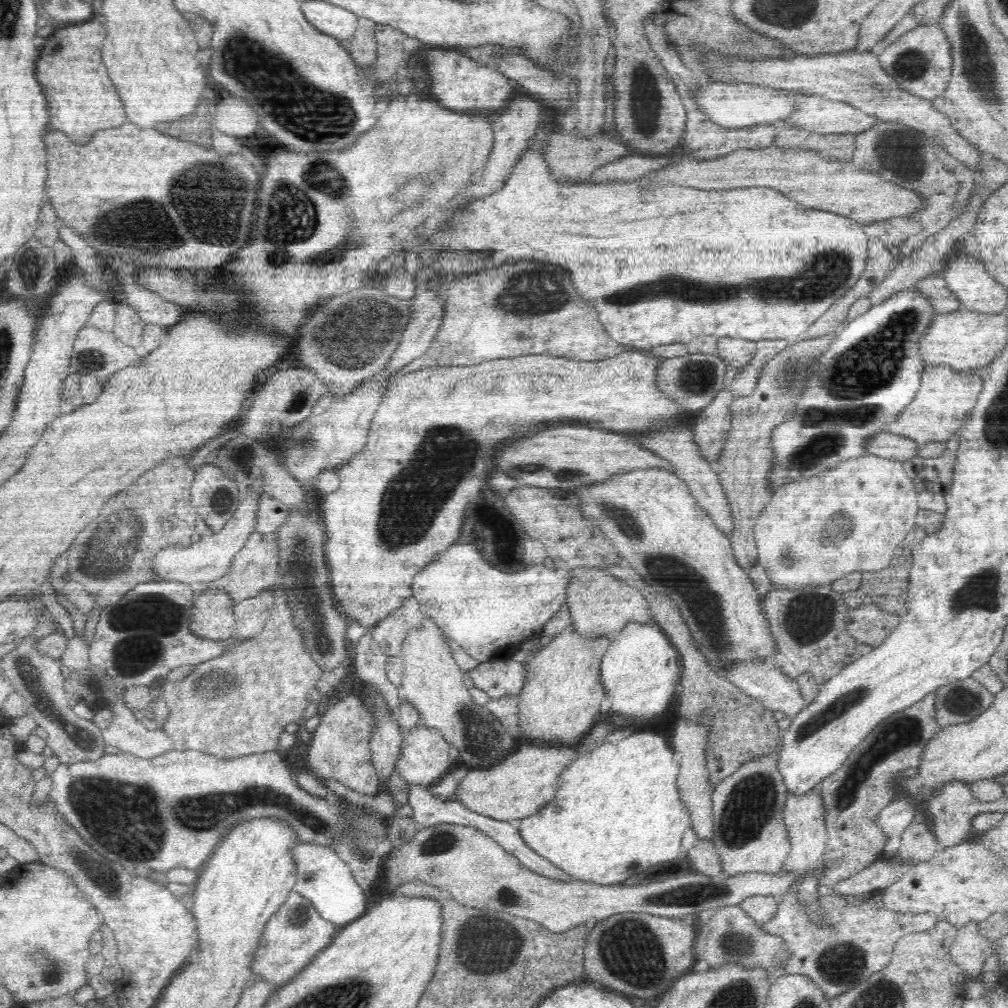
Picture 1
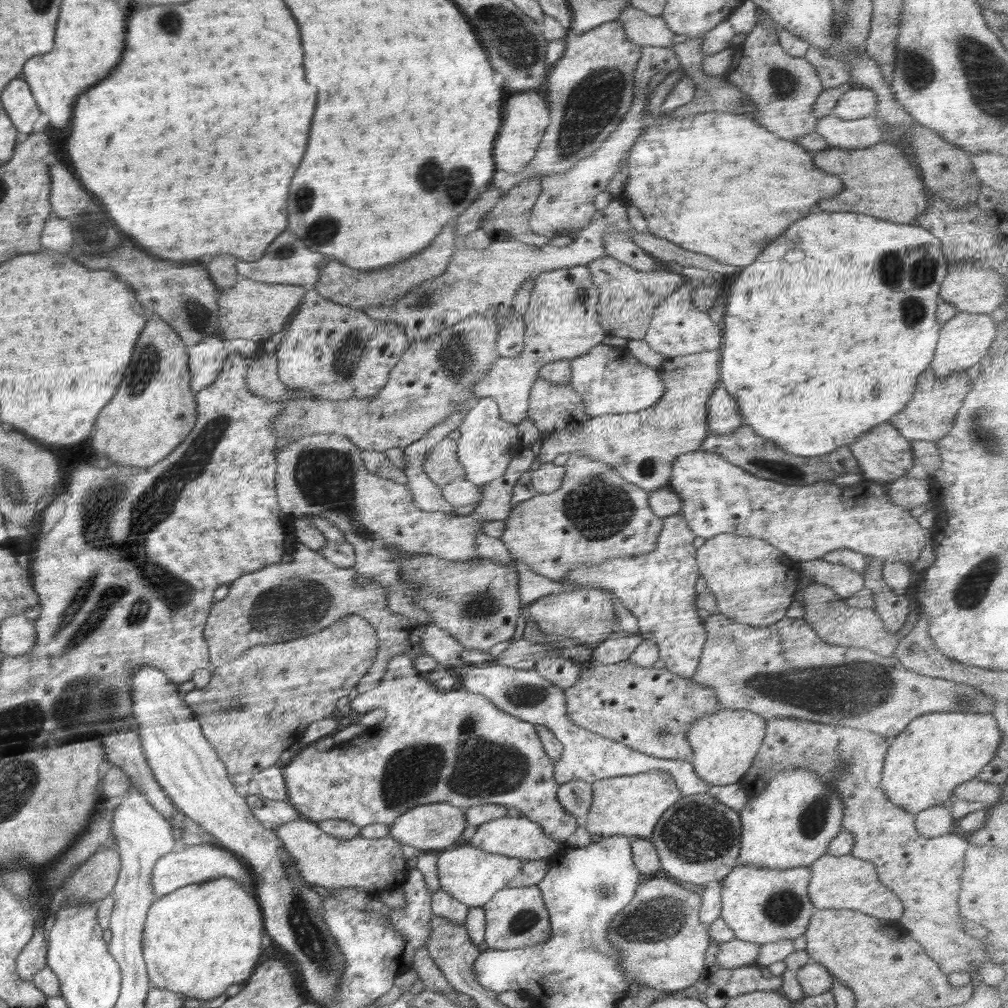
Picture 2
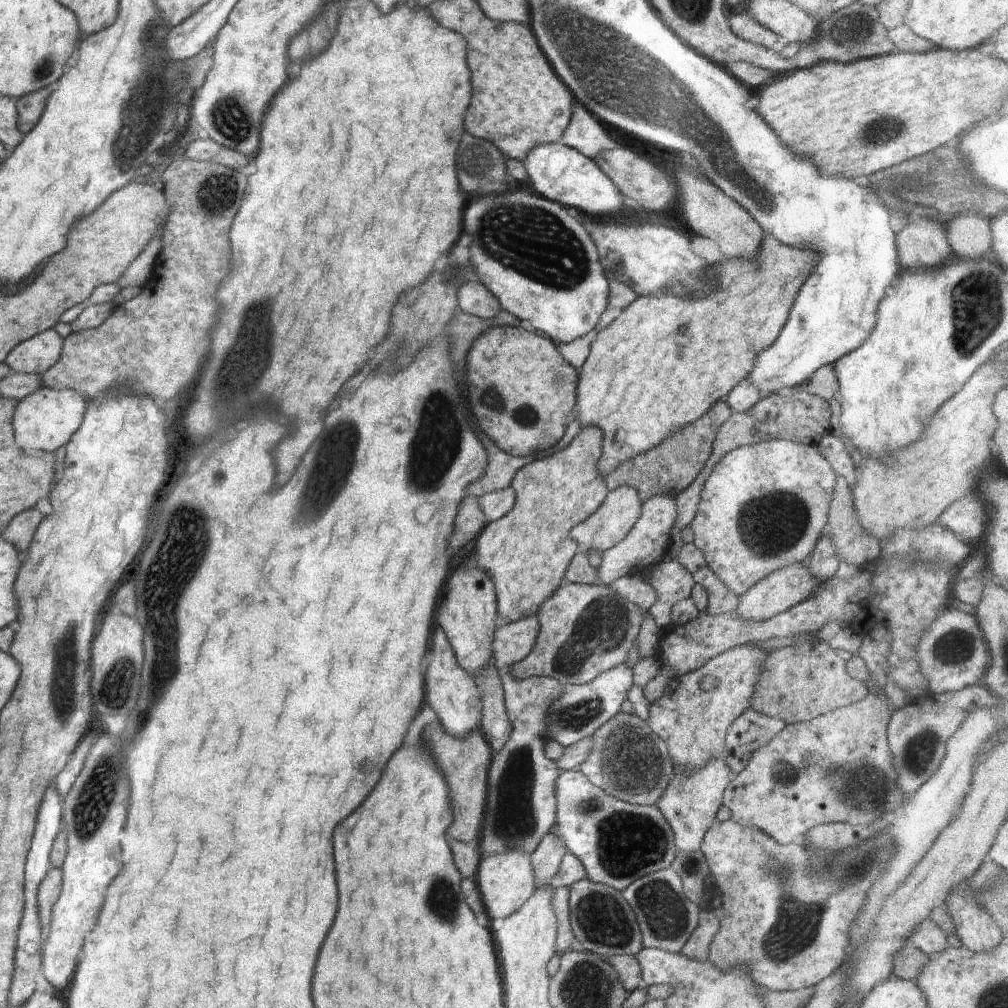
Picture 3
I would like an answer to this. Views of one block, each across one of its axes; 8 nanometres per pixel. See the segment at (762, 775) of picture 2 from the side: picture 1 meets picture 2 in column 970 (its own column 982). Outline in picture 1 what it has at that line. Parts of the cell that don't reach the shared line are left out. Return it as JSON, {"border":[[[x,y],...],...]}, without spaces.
{"border":[[[968,922],[958,929],[948,952],[952,962],[960,967],[967,980],[978,977],[986,959],[993,954],[989,940],[979,933],[977,924]]]}

